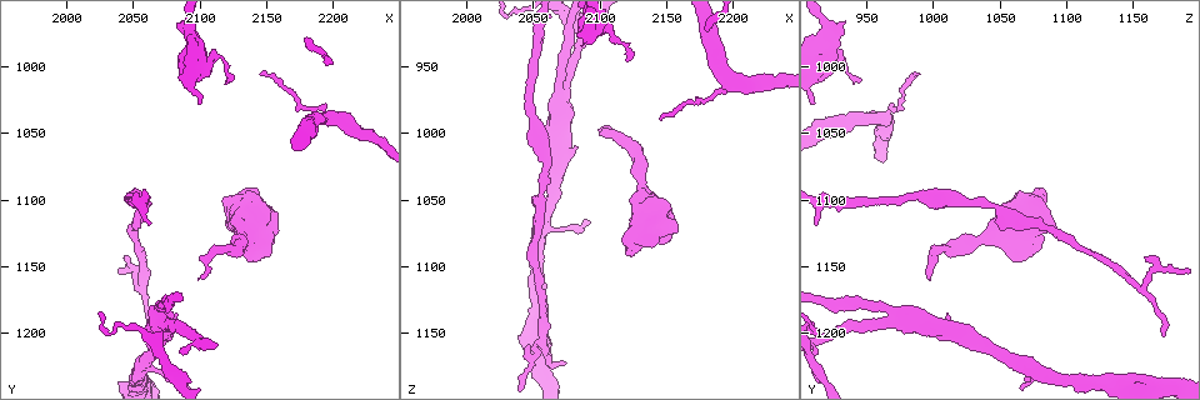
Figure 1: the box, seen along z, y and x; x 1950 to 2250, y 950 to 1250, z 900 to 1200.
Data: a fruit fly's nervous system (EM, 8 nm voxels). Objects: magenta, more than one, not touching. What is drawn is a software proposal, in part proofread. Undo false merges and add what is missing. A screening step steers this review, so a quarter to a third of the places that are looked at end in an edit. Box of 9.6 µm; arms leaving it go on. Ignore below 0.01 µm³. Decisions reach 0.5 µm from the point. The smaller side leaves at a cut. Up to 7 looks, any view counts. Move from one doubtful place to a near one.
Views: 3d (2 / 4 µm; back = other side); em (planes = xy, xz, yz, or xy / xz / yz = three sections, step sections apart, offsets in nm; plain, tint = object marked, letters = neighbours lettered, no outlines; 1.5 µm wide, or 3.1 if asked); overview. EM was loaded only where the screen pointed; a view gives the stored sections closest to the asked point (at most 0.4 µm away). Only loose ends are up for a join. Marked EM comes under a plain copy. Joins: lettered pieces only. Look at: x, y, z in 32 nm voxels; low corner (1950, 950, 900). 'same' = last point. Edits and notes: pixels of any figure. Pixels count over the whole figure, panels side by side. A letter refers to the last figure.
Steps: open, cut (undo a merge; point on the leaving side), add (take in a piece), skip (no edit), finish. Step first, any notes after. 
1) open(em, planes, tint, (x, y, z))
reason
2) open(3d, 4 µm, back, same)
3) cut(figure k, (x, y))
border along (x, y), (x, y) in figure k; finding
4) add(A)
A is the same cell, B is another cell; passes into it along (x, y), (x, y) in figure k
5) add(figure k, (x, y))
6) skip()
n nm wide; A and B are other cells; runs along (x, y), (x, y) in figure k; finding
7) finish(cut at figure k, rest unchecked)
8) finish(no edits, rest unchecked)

open(3d, 2 µm, (2098, 1158, 998))
long arm stops here

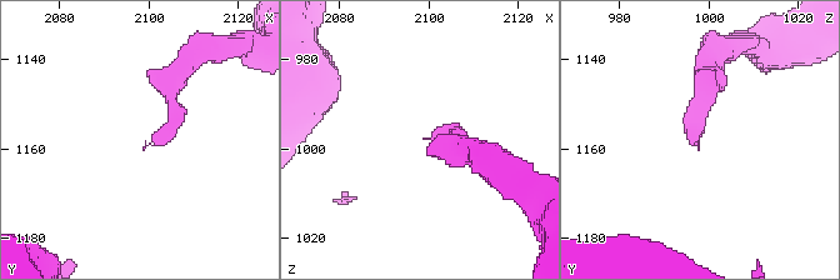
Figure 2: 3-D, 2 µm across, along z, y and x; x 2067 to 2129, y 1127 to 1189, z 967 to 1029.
open(em, planes, letters, (2099, 1159, 998))

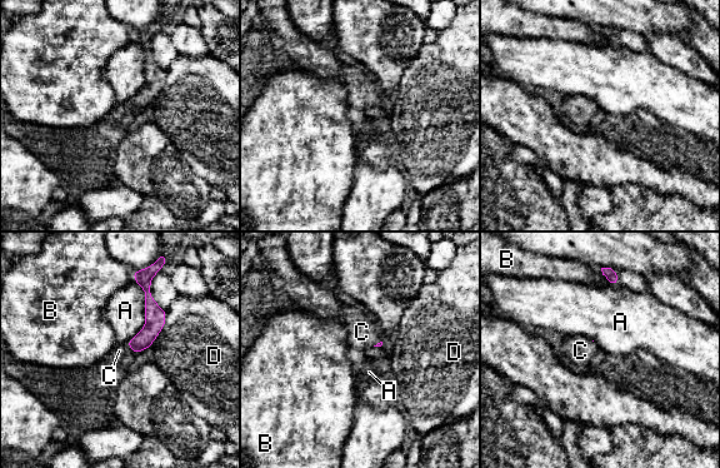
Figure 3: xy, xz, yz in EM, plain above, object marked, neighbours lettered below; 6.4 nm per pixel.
add(C)
C is the same cell, A, B and D are other cells; it goes on there

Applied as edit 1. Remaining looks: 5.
open(3d, 2 µm, (2120, 1012, 946))
an open end

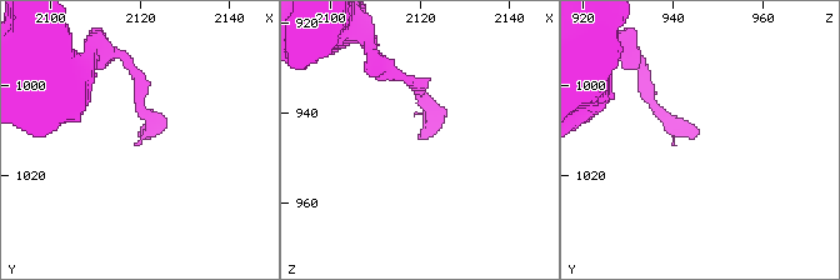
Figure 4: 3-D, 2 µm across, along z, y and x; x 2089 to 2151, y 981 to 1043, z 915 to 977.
open(em, planes, letters, (2120, 1011, 946))

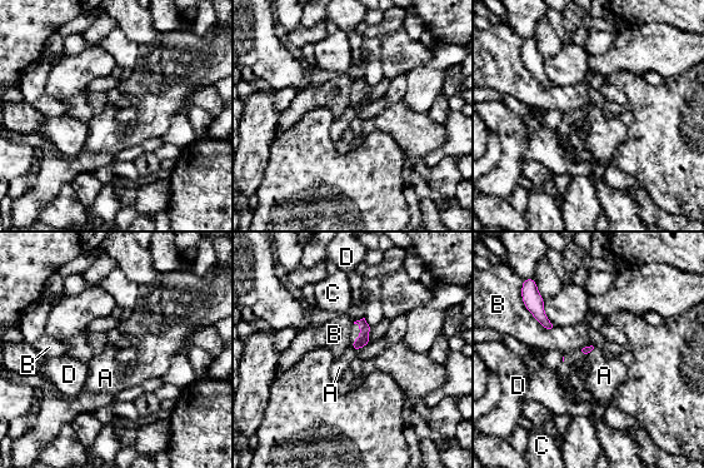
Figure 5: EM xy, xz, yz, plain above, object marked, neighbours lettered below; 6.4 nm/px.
skip()
B touches over 280 nm; A, B, C and D are other cells; none of them fits

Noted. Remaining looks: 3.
finish(add at figure 3, rest unchecked)

